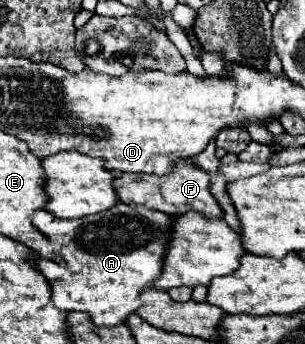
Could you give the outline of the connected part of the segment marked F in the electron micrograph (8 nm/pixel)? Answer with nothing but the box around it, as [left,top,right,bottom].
[115,159,223,219]

